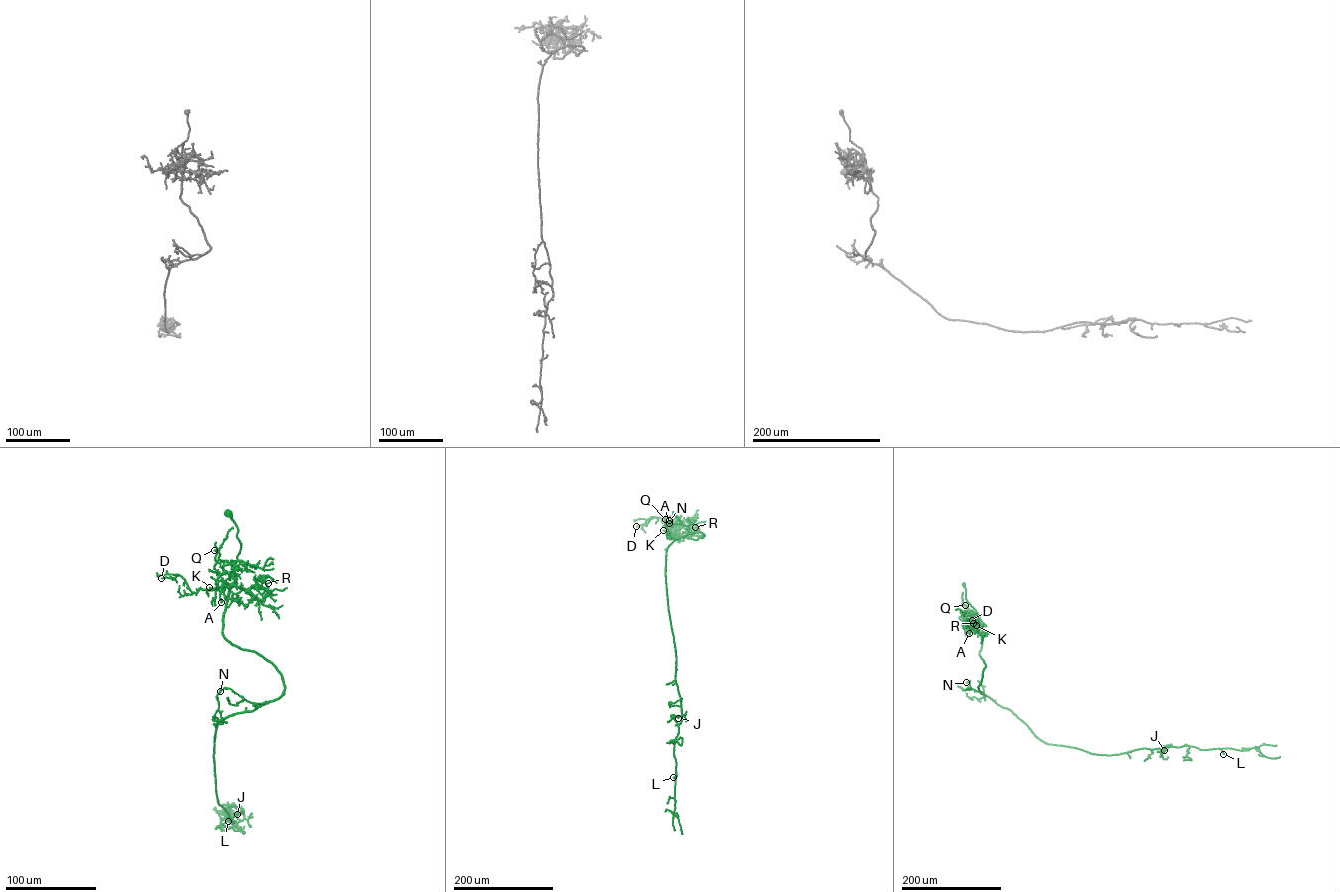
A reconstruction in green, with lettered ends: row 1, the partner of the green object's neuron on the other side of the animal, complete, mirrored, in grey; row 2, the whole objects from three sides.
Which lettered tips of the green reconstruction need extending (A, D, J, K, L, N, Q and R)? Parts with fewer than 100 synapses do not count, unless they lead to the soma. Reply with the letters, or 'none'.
none

